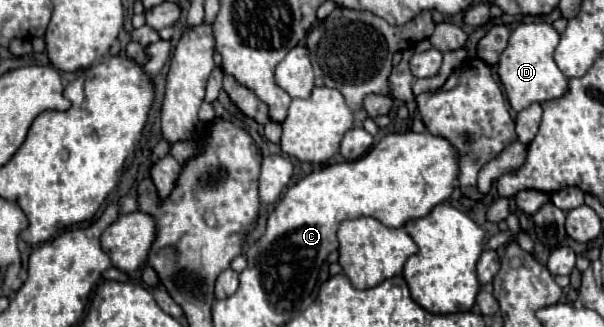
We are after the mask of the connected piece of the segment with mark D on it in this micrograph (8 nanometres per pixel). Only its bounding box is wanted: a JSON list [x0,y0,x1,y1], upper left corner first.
[499,21,569,112]

